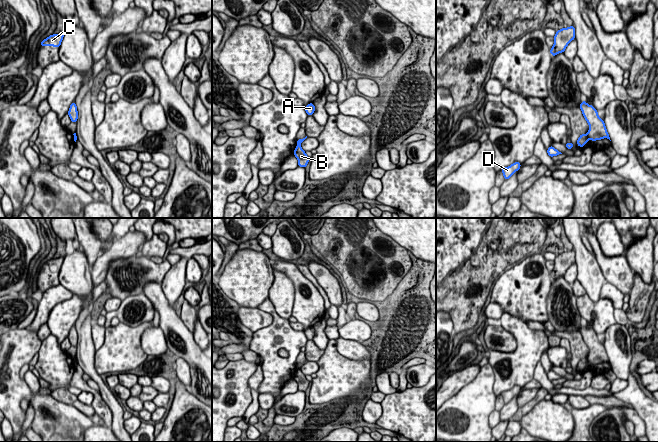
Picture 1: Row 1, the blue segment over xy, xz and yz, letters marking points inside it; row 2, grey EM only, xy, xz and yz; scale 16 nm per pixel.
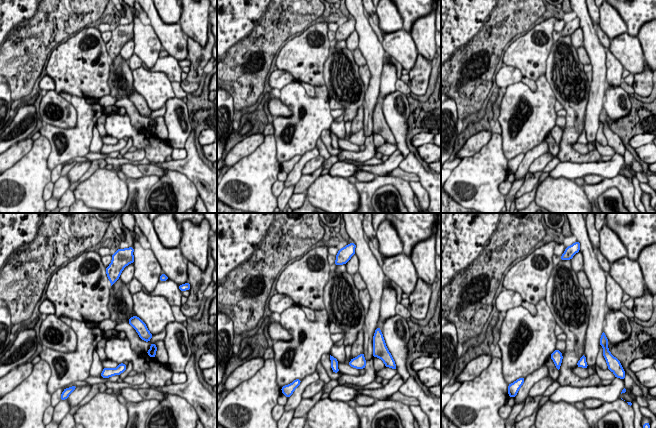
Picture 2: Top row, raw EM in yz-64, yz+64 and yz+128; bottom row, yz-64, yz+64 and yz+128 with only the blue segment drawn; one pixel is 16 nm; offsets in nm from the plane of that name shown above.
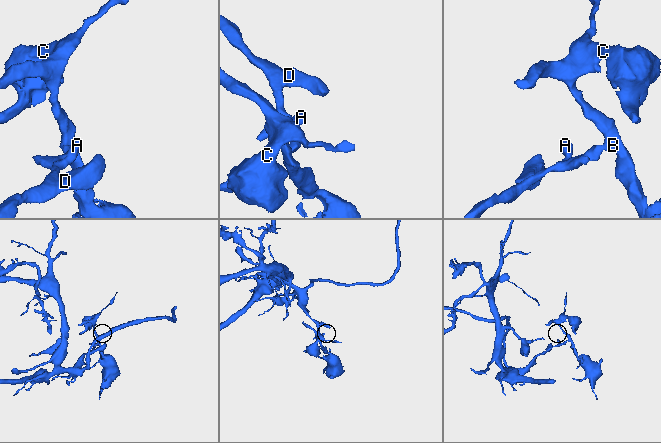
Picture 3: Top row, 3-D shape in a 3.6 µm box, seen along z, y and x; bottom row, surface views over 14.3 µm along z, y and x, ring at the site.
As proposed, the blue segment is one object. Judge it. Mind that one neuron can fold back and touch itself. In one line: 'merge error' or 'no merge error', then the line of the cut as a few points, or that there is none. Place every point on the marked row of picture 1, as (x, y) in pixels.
merge error | yz (586, 134), (588, 138)

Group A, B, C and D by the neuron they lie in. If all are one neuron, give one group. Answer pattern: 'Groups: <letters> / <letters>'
Groups: A D / B C

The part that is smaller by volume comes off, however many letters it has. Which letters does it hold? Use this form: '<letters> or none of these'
B, C

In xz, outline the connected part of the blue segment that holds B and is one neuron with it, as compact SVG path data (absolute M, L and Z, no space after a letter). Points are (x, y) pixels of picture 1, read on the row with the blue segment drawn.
M300 145L294 150L294 156L298 159L298 166L305 168L309 162L309 157L306 155L305 151Z

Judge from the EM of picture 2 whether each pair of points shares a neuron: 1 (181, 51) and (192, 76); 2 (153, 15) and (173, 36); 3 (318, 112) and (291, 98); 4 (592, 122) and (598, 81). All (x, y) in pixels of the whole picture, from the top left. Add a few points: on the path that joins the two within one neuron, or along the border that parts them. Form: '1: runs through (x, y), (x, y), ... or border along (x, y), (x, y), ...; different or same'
1: border along (185, 37), (188, 57); different
2: runs through (156, 21), (167, 32); same
3: runs through (311, 110), (305, 104), (298, 101); same
4: runs through (593, 112), (597, 91); same

